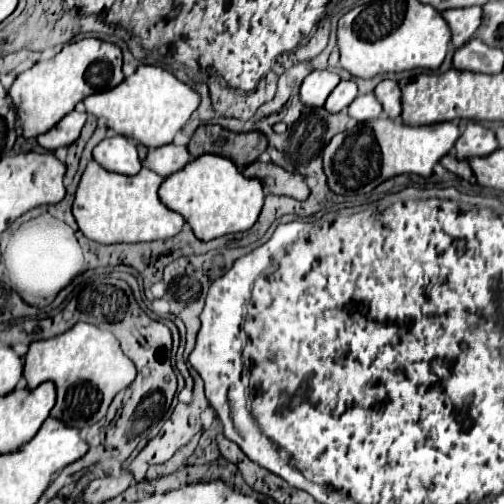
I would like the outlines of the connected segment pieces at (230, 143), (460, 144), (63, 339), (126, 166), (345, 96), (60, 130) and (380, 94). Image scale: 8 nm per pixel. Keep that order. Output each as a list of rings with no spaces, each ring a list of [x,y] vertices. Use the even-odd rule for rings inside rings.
[[[200,126],[188,146],[194,158],[202,154],[218,154],[230,158],[240,170],[244,170],[266,152],[268,138],[262,132],[238,134],[224,130],[222,126]]]
[[[472,122],[472,124],[466,126],[462,136],[458,138],[454,152],[456,152],[456,158],[466,160],[466,158],[472,158],[472,156],[488,156],[496,148],[498,148],[498,142],[496,142],[494,132],[484,128],[478,122]]]
[[[78,322],[64,334],[48,340],[32,342],[24,358],[24,378],[28,380],[28,388],[36,388],[46,380],[56,384],[58,398],[50,416],[62,418],[66,424],[80,426],[82,430],[106,416],[112,398],[128,388],[136,380],[136,374],[138,370],[122,352],[118,338],[110,330],[88,322]]]
[[[108,136],[94,148],[94,160],[110,172],[134,176],[142,170],[136,142],[126,136]]]
[[[340,82],[334,92],[328,96],[324,108],[330,112],[342,112],[344,108],[348,108],[352,104],[352,100],[358,96],[358,86],[356,82]]]
[[[74,110],[74,112],[66,114],[66,118],[62,118],[62,122],[58,122],[58,126],[54,126],[54,130],[50,130],[50,134],[38,136],[38,144],[46,150],[56,150],[60,146],[70,146],[72,142],[78,140],[86,120],[88,120],[86,112]]]
[[[382,80],[376,86],[374,94],[382,102],[384,112],[390,118],[400,118],[400,114],[402,114],[402,90],[400,90],[396,80]]]

